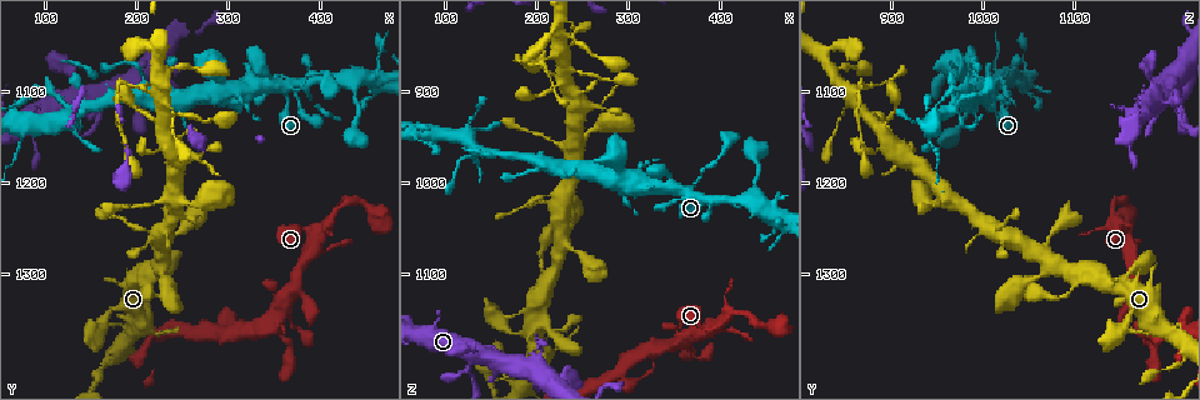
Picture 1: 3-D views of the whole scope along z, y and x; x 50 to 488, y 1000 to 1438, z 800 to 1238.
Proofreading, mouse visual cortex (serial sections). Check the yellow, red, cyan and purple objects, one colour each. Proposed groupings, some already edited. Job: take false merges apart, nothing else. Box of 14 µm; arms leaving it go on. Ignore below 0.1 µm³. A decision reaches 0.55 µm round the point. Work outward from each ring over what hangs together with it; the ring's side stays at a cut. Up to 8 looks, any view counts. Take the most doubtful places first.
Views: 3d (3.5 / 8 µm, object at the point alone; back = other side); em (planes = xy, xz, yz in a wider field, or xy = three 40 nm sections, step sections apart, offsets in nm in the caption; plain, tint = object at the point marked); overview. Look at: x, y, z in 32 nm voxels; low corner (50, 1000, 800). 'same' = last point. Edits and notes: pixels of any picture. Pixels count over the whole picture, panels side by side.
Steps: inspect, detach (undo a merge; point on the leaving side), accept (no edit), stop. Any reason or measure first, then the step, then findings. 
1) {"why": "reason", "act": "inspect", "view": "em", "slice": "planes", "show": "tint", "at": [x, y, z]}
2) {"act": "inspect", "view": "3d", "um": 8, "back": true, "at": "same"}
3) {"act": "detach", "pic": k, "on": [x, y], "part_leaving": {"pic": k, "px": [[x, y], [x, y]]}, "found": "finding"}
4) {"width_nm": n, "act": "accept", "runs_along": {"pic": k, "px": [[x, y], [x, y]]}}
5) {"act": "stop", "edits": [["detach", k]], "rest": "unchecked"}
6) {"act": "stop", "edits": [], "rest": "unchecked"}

{"act": "inspect", "view": "3d", "um": 3.5, "at": [365, 1090, 1015]}

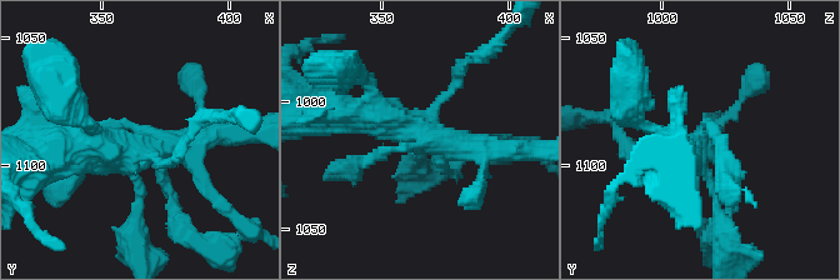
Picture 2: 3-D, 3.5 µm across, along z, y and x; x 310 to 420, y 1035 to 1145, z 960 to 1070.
{"why": "shape alone is not enough", "act": "inspect", "view": "em", "slice": "xy", "step": 3, "show": "tint", "at": [366, 1094, 1013]}

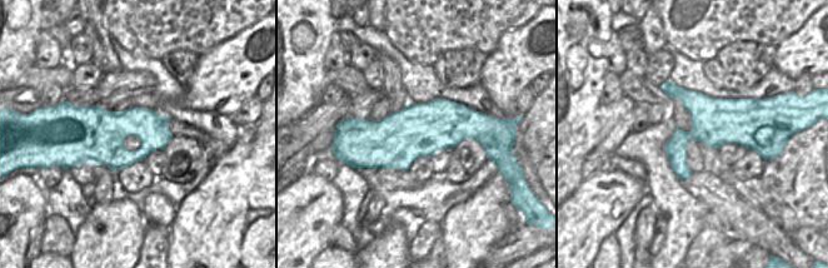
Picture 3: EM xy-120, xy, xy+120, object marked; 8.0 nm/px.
{"act": "inspect", "view": "em", "slice": "xy", "step": 5, "show": "tint", "at": "same"}

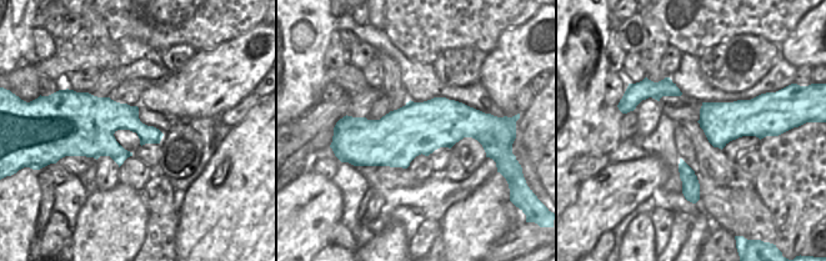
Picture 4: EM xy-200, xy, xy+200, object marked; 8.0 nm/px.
{"act": "accept", "found": "continuous, no second cell"}

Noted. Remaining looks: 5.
{"why": "a narrow waist", "act": "inspect", "view": "3d", "um": 3.5, "at": [135, 1095, 1190]}

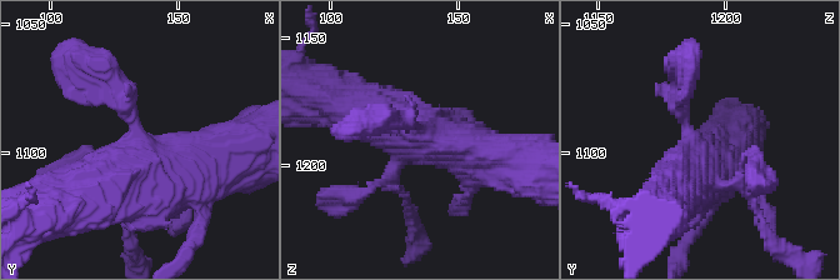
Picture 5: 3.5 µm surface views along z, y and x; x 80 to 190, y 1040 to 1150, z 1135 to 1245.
{"act": "inspect", "view": "em", "slice": "xy", "step": 1, "show": "tint", "at": [132, 1098, 1187]}

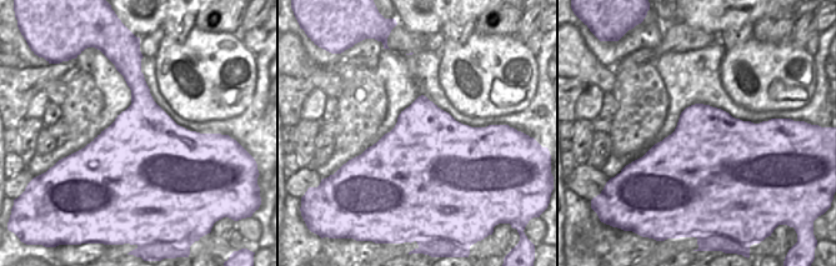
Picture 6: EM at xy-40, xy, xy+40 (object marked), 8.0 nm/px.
{"act": "accept", "runs_along": {"pic": 5, "px": [[350, 106], [495, 160]]}, "found": "one cell here"}

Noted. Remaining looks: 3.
{"why": "sharp bend", "act": "inspect", "view": "3d", "um": 8, "at": [285, 1365, 1210]}

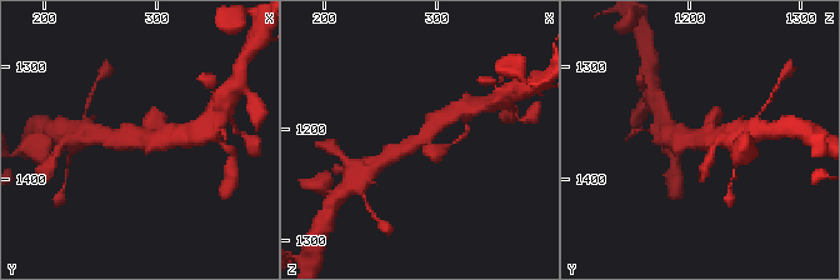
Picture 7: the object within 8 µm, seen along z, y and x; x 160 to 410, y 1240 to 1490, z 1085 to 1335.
{"why": "zoom in", "act": "inspect", "view": "3d", "um": 3.5, "at": [292, 1364, 1210]}

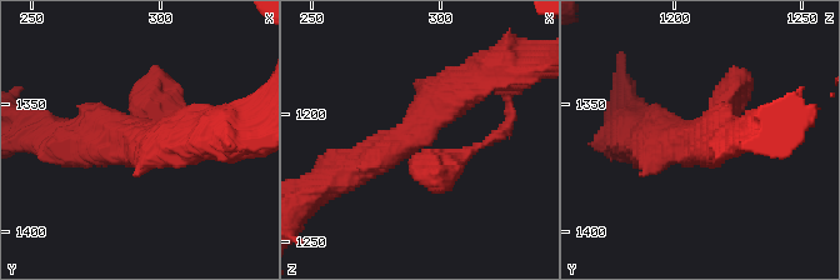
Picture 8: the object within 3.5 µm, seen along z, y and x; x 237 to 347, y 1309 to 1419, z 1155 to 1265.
{"act": "inspect", "view": "em", "slice": "xy", "step": 3, "show": "tint", "at": [290, 1364, 1207]}

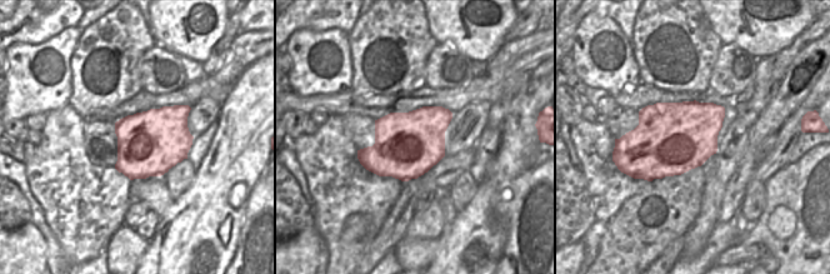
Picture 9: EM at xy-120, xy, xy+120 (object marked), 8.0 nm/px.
{"act": "accept", "found": "one cell here"}

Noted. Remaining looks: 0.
{"act": "stop", "edits": [], "rest": "unchecked"}

